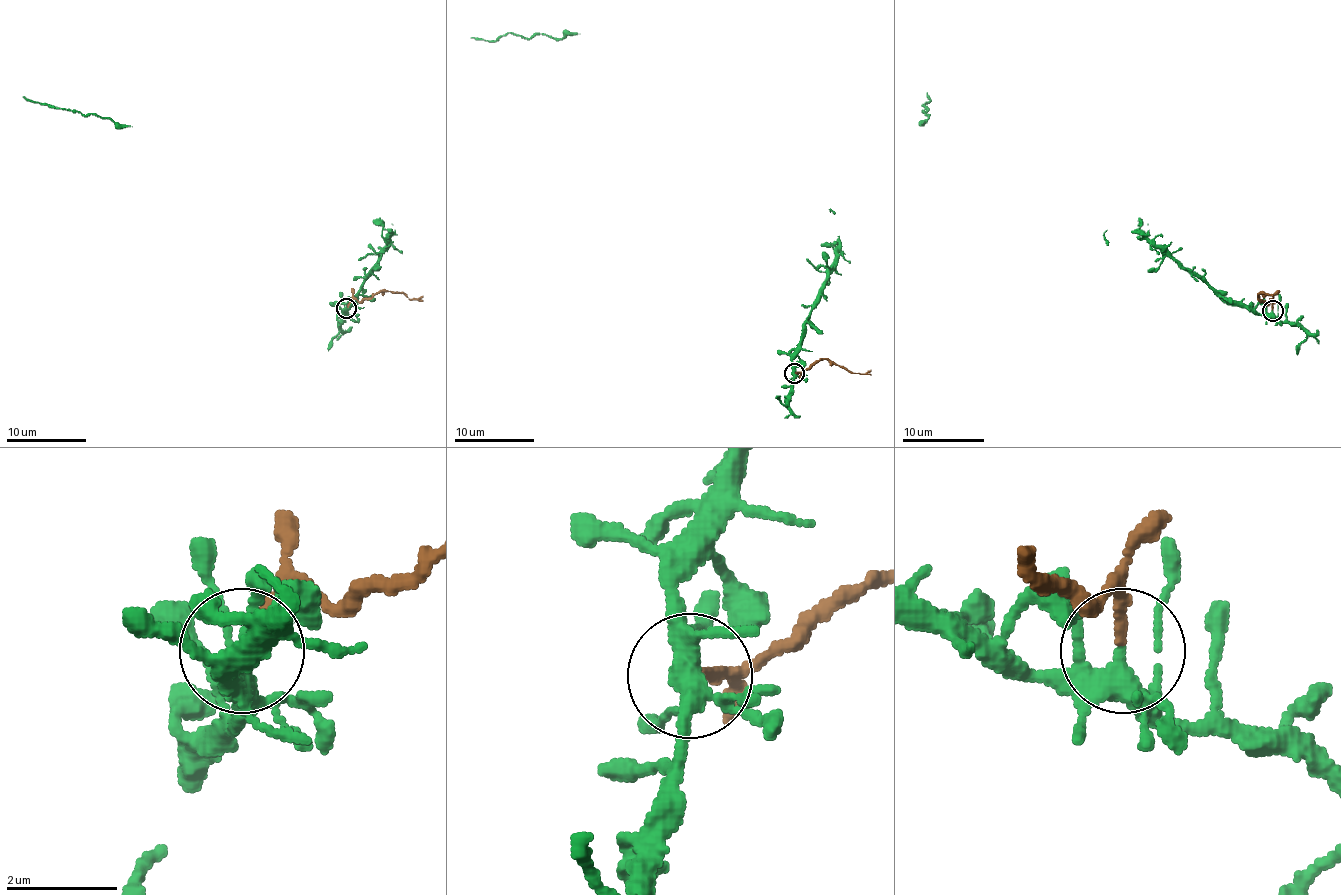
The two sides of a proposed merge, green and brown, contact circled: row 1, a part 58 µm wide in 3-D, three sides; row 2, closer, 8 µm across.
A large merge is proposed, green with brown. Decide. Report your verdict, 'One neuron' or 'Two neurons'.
Two neurons

